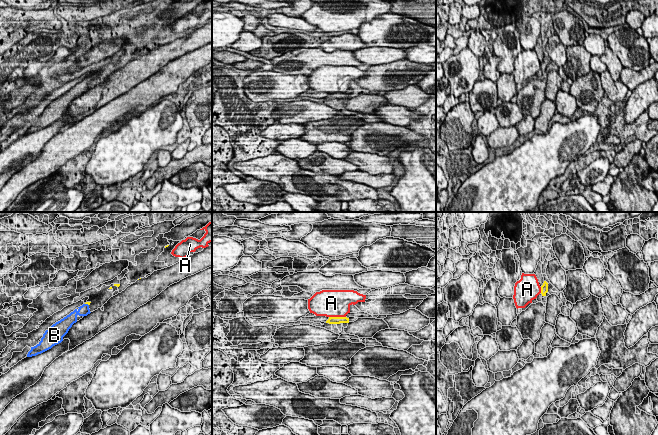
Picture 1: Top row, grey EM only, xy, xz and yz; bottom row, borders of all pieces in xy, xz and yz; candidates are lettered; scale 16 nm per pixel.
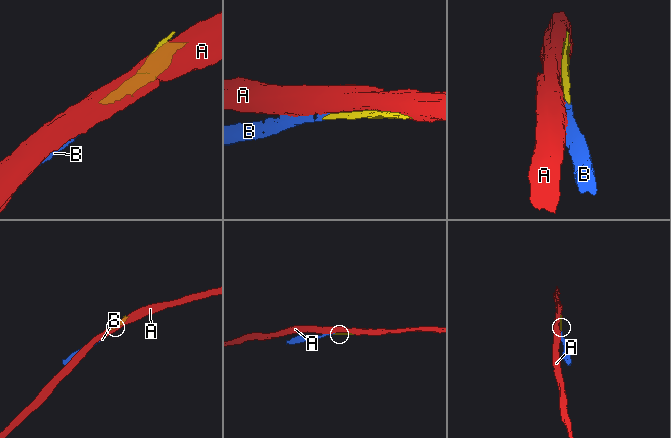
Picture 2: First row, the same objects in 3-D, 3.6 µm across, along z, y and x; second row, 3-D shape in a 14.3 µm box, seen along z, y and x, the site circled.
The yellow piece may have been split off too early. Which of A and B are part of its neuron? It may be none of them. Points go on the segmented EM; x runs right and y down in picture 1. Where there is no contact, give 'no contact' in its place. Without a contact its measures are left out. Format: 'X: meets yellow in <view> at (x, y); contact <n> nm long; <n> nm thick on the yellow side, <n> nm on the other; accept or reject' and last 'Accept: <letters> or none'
A: meets yellow in xz at (337, 317); contact 280 nm long; 130 nm thick on the yellow side, 440 nm on the other; reject
B: meets yellow in xy at (87, 303); contact 70 nm long; 50 nm thick on the yellow side, 170 nm on the other; accept
Accept: B

